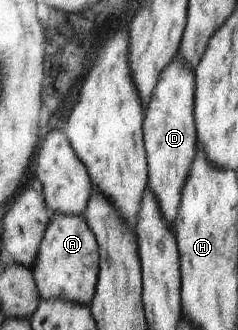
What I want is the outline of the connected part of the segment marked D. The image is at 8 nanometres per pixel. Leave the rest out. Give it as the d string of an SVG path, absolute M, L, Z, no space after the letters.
M178 53L161 74L144 116L144 142L148 153L148 189L156 195L156 200L160 203L160 212L171 226L176 225L182 204L182 193L194 159L199 153L195 103L196 74Z

